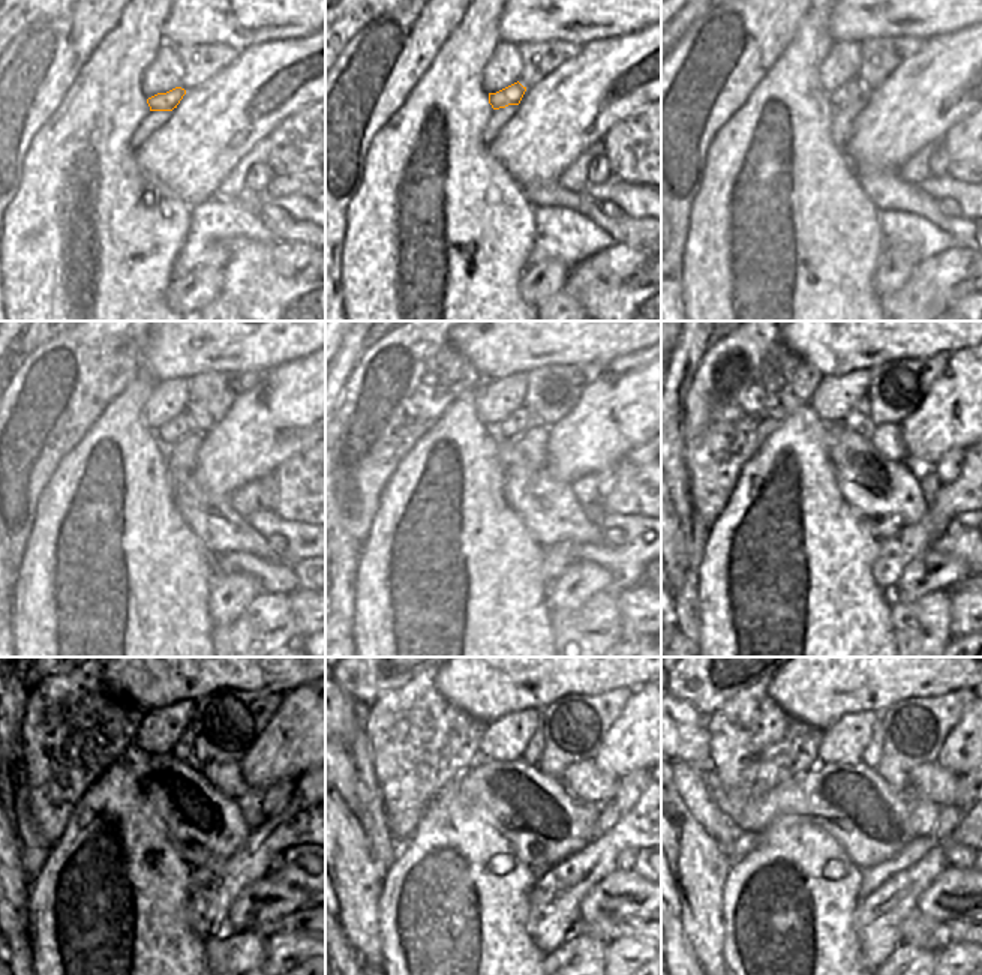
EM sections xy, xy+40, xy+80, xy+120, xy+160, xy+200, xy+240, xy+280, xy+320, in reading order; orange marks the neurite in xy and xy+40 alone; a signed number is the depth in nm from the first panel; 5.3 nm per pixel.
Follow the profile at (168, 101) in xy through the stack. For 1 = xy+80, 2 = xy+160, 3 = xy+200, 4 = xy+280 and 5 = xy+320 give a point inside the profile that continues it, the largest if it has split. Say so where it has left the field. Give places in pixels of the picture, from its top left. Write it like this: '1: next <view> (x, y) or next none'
1: next xy+80 (852, 90)
2: next xy+160 (510, 429)
3: next xy+200 (858, 419)
4: next xy+280 (531, 755)
5: next xy+320 (871, 755)

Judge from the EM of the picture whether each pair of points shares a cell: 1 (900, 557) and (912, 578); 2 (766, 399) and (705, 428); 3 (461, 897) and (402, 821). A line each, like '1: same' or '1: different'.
1: different
2: same
3: different

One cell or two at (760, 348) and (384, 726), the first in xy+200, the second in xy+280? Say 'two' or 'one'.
one

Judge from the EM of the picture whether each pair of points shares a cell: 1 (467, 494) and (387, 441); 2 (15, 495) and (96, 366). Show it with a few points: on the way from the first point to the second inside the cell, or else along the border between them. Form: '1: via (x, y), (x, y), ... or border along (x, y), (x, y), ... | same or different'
1: border along (431, 428), (399, 464), (387, 483) | different
2: via (15, 462), (15, 452), (29, 432), (65, 396) | same

